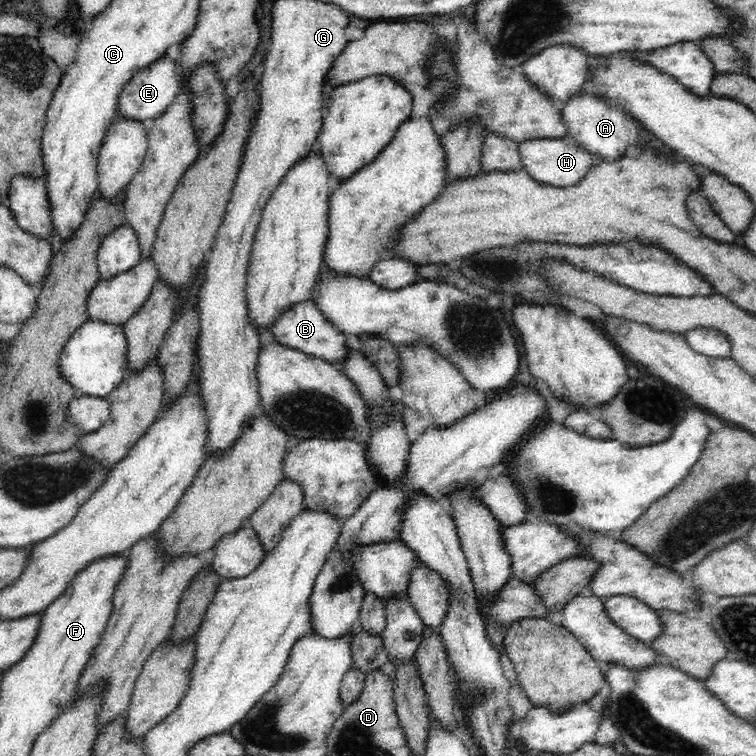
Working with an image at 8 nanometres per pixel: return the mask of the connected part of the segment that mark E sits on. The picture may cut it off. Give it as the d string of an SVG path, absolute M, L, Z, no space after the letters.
M165 54L150 66L139 70L128 80L128 84L120 92L116 116L128 117L149 124L172 104L180 89L181 81L180 76L178 76L178 66L173 59Z

